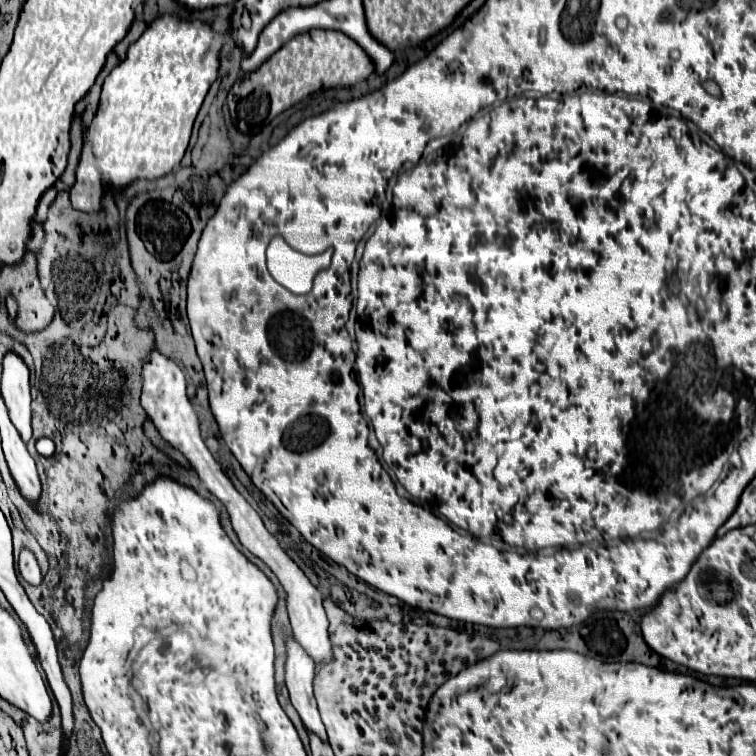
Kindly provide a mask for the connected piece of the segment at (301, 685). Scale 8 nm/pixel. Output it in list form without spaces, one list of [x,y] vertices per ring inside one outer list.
[[[287,639],[285,683],[287,683],[289,695],[291,695],[291,703],[297,709],[307,731],[317,735],[323,743],[329,743],[325,725],[319,717],[317,701],[313,695],[313,671],[315,671],[315,667],[311,665],[311,657],[307,657],[303,653],[303,649],[299,649],[297,641]]]

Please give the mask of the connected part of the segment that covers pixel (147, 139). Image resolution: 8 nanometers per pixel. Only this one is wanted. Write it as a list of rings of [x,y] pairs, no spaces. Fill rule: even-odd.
[[[163,15],[159,19],[155,19],[149,29],[129,47],[127,51],[127,57],[123,63],[119,63],[119,67],[115,67],[107,79],[103,81],[103,87],[101,87],[101,99],[99,99],[99,107],[97,107],[97,113],[91,121],[91,125],[85,129],[85,137],[83,137],[83,151],[81,151],[81,159],[79,159],[79,165],[77,165],[77,173],[75,173],[75,185],[71,187],[71,205],[77,209],[77,211],[85,211],[85,213],[99,213],[103,207],[101,207],[101,199],[103,199],[103,193],[105,191],[123,191],[127,189],[135,179],[147,179],[147,181],[153,181],[153,179],[161,179],[165,175],[169,175],[173,169],[179,167],[181,159],[183,159],[183,153],[189,145],[189,137],[191,137],[191,127],[193,127],[193,121],[197,117],[197,111],[211,87],[211,83],[217,79],[217,71],[219,71],[219,51],[223,47],[223,43],[227,43],[227,35],[215,35],[211,33],[211,27],[201,23],[201,21],[179,21],[177,17],[173,15]]]

